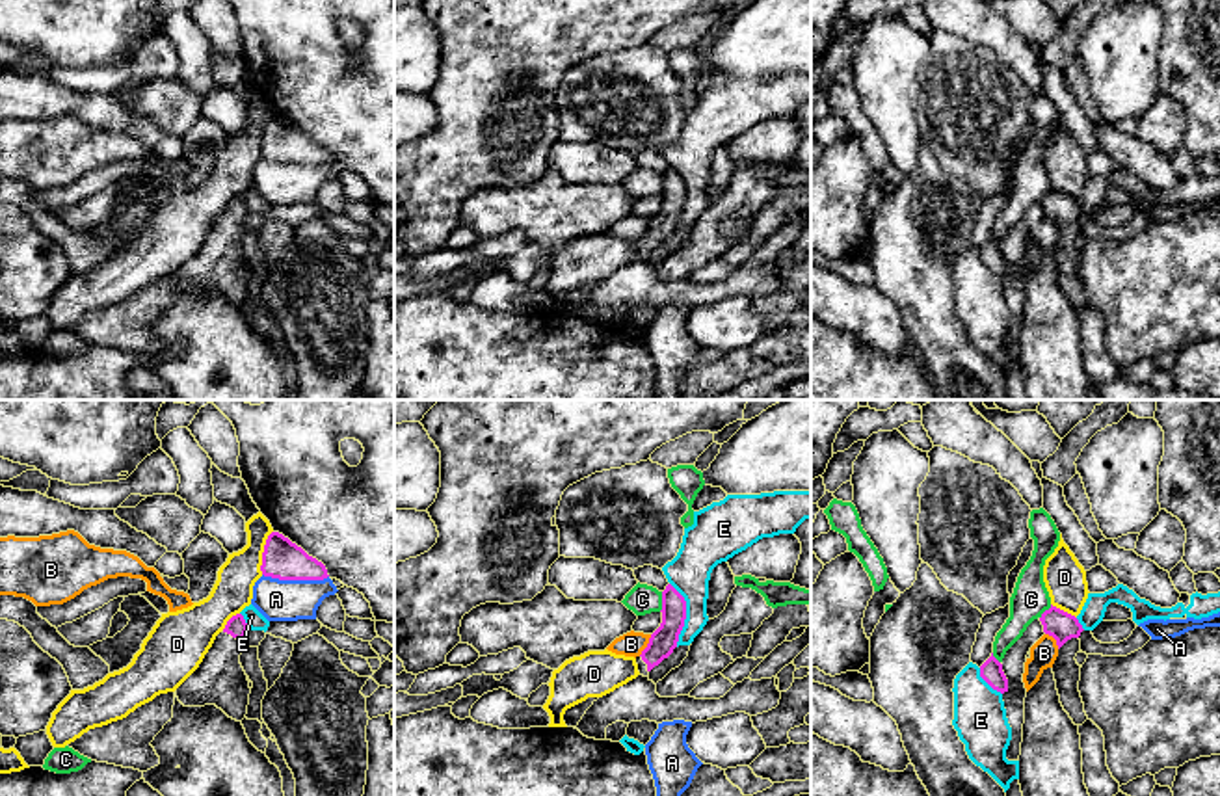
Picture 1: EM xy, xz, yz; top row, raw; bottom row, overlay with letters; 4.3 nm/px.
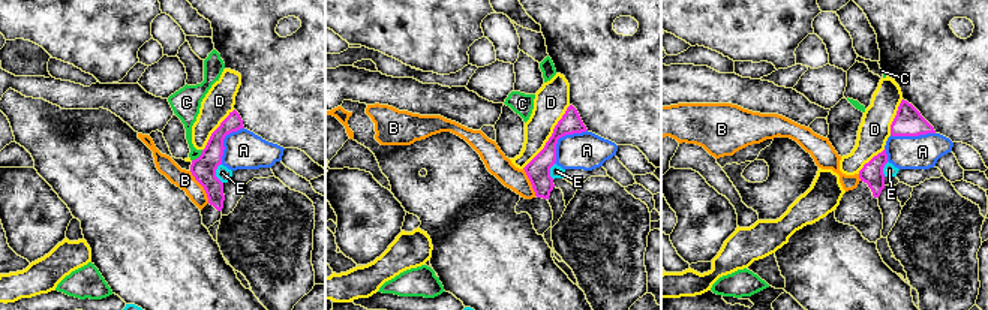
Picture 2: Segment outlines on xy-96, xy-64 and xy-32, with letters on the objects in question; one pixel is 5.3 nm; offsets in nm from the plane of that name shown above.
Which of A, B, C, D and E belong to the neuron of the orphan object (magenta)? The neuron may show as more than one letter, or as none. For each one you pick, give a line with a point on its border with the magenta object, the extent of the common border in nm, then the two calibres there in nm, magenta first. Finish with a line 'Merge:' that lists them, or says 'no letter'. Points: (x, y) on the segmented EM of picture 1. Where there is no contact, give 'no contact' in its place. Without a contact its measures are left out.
Merge: no letter

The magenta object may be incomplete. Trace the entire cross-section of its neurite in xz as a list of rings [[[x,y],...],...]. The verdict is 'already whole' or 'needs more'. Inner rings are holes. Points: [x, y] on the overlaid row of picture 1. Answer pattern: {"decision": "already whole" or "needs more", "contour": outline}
{"decision": "needs more", "contour": [[[668,584],[662,591],[662,623],[651,634],[647,647],[636,657],[640,675],[647,677],[649,671],[668,658],[677,647],[679,634],[686,619],[684,597]]]}

